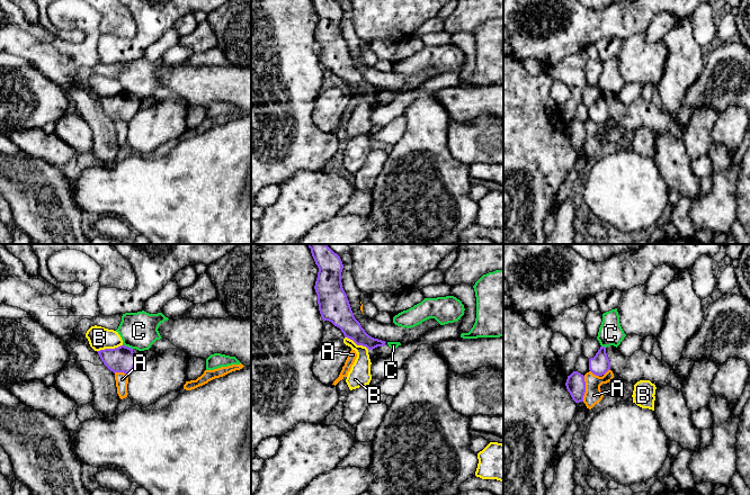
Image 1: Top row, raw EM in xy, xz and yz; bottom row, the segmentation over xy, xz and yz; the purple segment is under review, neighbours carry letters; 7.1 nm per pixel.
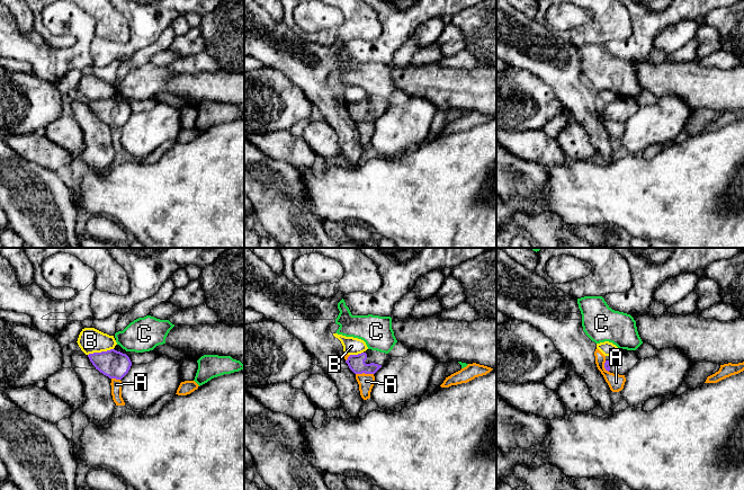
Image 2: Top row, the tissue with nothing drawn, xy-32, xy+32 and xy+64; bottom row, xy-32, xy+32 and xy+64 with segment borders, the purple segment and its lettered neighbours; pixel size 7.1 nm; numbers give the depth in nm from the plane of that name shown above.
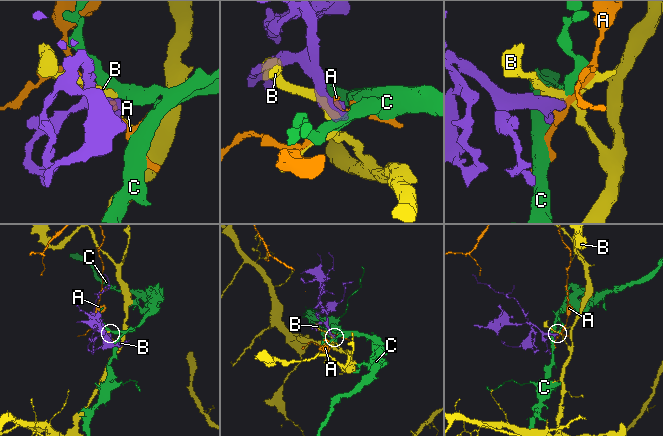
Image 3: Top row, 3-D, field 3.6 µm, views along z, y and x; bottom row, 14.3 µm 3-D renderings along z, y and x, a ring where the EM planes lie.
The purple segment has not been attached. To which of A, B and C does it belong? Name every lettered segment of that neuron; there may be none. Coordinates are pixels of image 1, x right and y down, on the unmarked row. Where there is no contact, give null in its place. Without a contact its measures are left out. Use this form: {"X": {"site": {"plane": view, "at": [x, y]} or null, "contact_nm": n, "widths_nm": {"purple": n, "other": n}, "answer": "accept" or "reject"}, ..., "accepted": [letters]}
{"A": {"site": {"plane": "yz", "at": [585, 136]}, "contact_nm": 180, "widths_nm": {"purple": 140, "other": 120}, "answer": "reject"}, "B": {"site": {"plane": "xy", "at": [109, 97]}, "contact_nm": 200, "widths_nm": {"purple": 190, "other": 160}, "answer": "reject"}, "C": {"site": {"plane": "xy", "at": [127, 95]}, "contact_nm": 80, "widths_nm": {"purple": 190, "other": 260}, "answer": "reject"}, "accepted": []}

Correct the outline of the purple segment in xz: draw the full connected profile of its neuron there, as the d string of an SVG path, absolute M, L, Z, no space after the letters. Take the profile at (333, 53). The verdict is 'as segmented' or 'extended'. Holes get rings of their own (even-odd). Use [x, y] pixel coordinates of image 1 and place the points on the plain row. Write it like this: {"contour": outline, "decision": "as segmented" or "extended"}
{"contour": "M311 0L319 16L315 29L318 52L323 69L339 75L345 86L357 93L368 97L370 110L392 101L387 90L368 83L355 66L347 43L342 36L341 20L343 17L340 4L334 0Z", "decision": "extended"}

